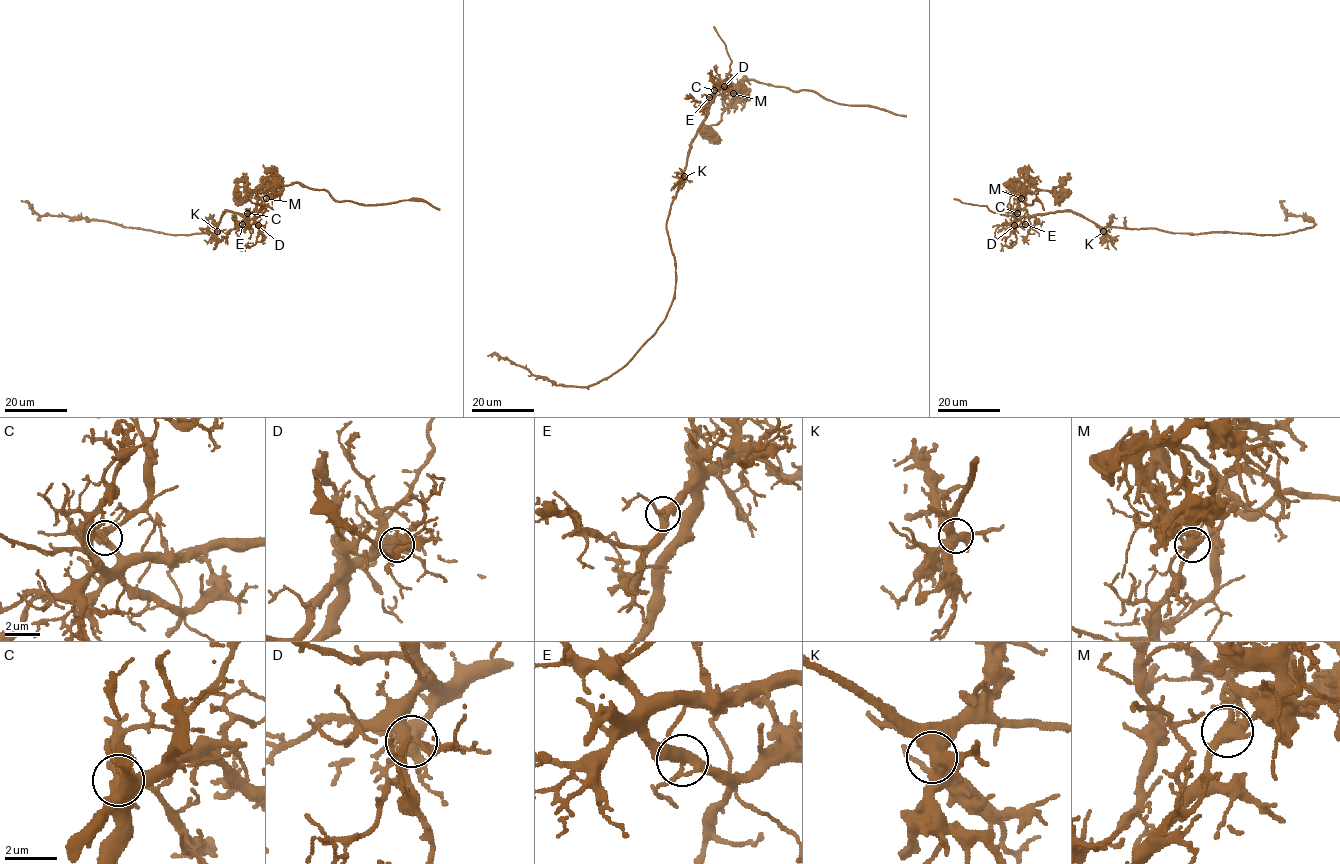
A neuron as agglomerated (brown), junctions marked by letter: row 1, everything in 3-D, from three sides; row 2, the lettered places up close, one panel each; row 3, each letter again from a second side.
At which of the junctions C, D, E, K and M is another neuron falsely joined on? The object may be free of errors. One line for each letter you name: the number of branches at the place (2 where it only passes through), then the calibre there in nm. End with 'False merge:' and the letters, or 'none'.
M: branches 4; calibre 440 nm
False merge: M

